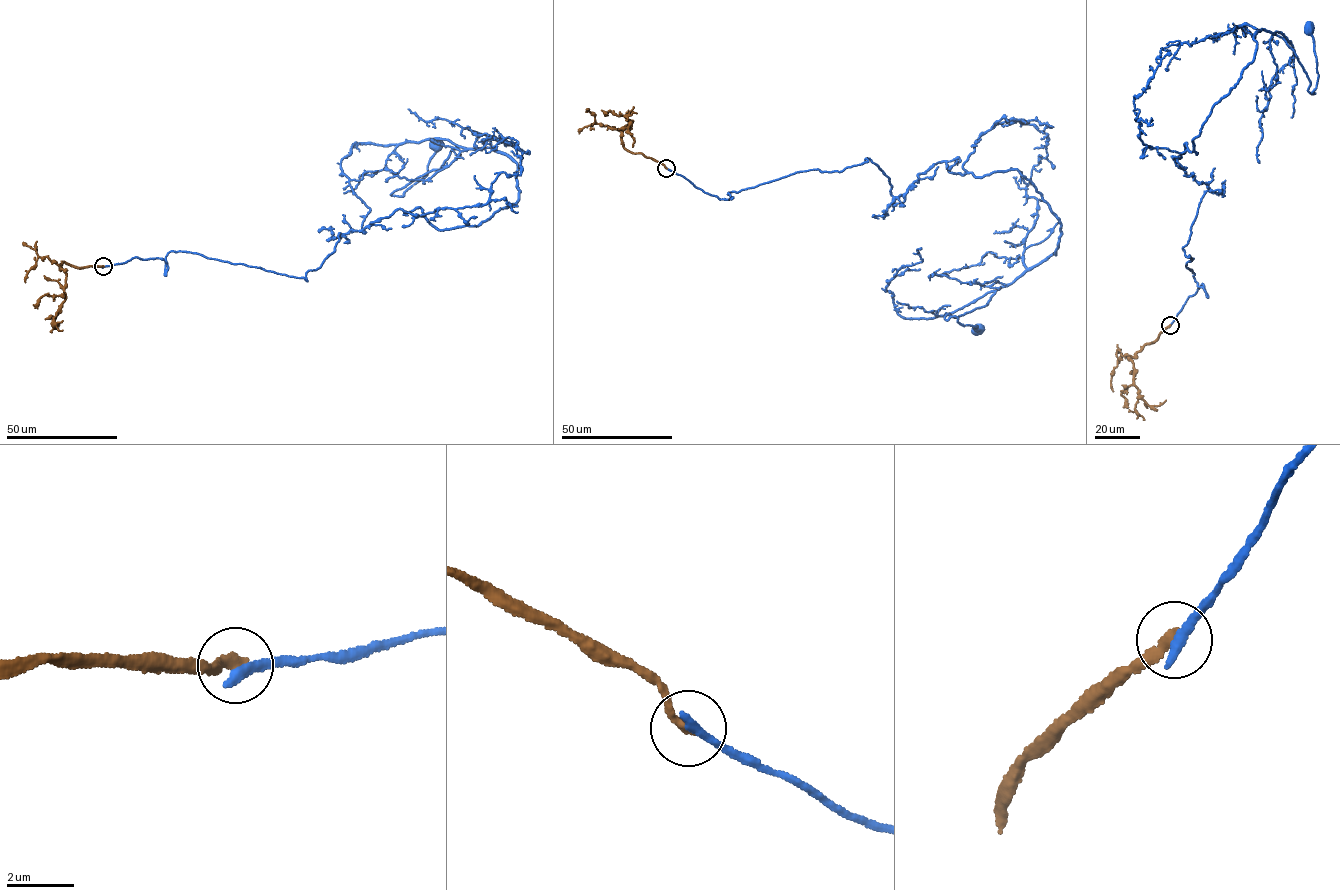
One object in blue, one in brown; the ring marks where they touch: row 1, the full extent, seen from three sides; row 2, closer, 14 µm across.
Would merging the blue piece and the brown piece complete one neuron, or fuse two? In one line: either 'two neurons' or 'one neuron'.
two neurons

